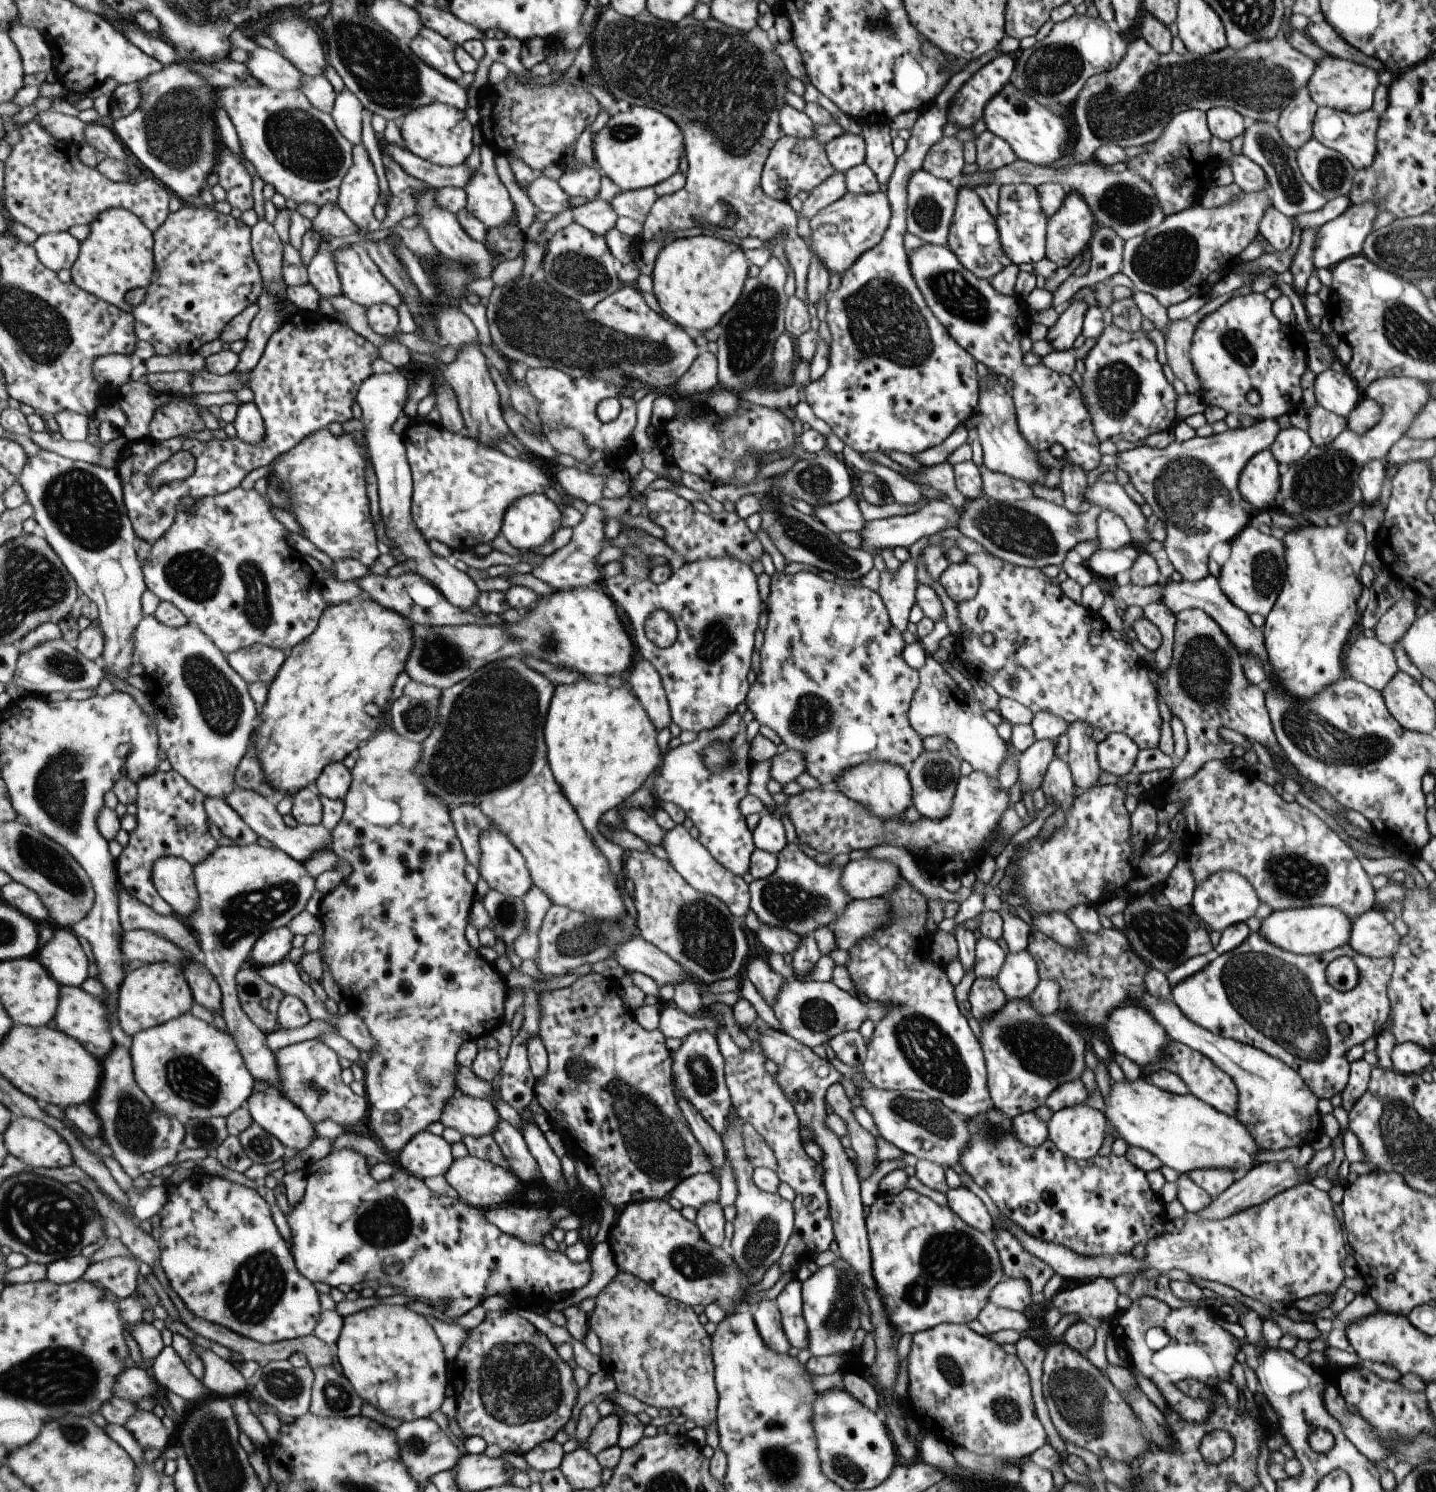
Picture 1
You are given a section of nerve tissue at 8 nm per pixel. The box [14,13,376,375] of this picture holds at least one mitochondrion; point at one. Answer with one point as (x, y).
(174, 126)

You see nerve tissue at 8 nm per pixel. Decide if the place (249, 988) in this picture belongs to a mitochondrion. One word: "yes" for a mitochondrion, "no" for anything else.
yes

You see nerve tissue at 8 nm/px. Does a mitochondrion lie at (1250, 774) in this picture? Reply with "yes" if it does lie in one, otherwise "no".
no

